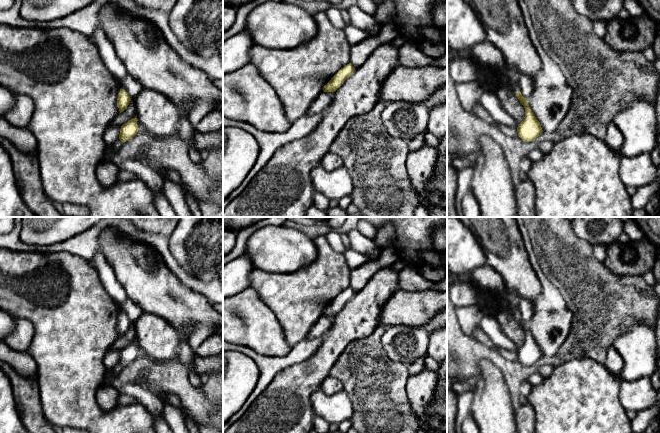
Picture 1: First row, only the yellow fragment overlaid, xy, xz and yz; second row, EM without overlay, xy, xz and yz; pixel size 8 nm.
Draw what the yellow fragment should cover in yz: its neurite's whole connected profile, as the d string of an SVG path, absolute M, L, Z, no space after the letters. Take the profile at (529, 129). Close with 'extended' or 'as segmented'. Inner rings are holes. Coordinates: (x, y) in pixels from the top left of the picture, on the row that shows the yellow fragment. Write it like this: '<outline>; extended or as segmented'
M506 64L502 67L502 71L508 76L516 96L525 108L525 117L517 127L518 136L525 142L532 142L541 135L543 130L530 109L527 99L519 91L518 79L522 74L516 68L511 68Z; extended

